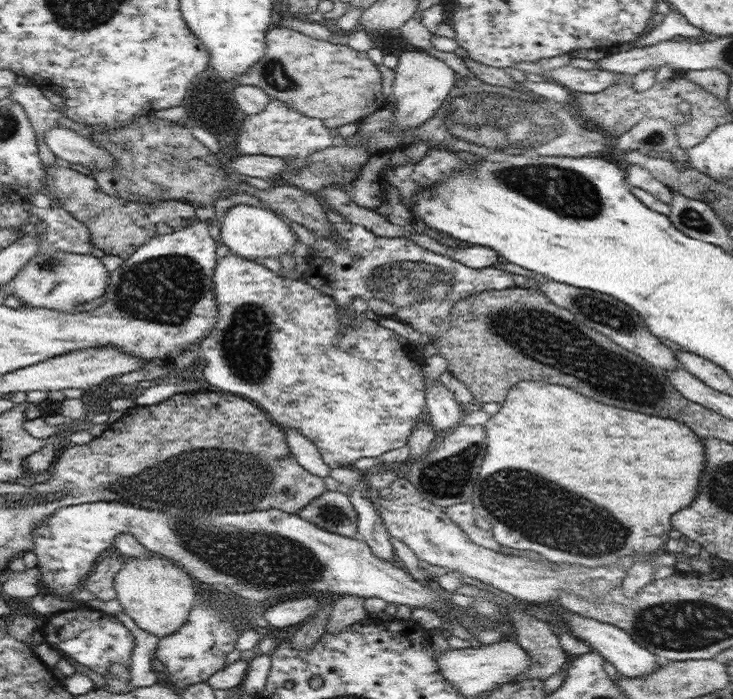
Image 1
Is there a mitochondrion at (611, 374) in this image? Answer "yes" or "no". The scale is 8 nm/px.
yes

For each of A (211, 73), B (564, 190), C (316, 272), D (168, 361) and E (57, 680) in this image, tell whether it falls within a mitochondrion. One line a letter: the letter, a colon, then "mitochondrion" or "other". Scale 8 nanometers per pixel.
A: other
B: mitochondrion
C: other
D: other
E: other

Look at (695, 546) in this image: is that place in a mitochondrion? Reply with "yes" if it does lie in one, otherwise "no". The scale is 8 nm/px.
no

